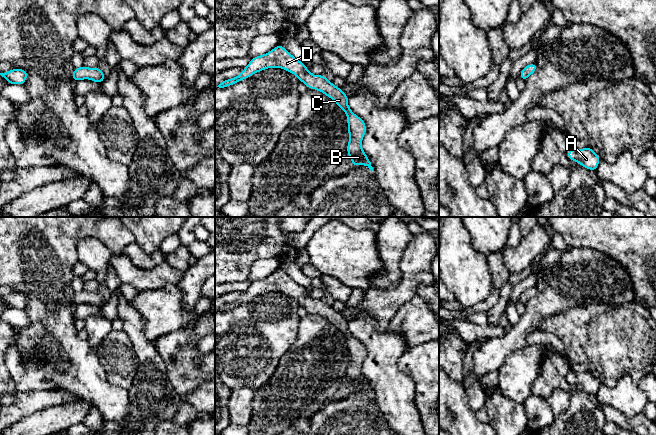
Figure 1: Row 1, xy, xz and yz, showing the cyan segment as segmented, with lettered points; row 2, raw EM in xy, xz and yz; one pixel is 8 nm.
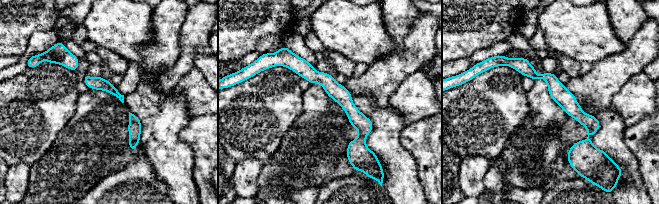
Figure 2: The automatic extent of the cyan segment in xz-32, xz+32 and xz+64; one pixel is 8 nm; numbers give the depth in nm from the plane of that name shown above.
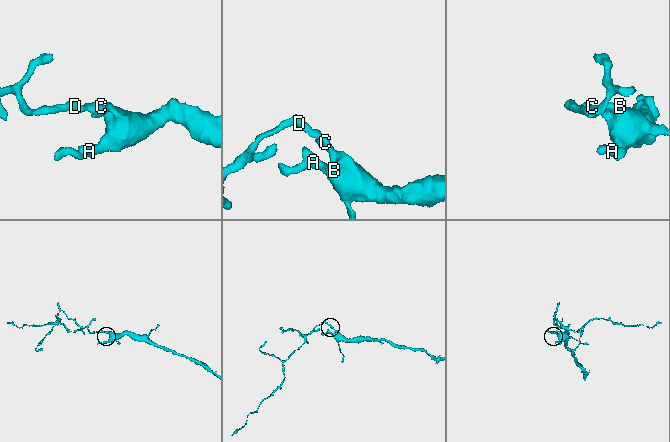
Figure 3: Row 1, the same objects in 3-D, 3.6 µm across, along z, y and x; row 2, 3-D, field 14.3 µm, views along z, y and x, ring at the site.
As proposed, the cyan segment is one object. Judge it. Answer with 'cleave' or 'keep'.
keep

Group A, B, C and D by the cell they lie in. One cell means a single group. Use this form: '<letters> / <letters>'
A B C D

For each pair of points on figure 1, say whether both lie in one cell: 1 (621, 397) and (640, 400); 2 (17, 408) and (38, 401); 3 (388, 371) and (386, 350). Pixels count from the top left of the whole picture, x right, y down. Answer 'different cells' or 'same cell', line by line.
1: same cell
2: same cell
3: same cell

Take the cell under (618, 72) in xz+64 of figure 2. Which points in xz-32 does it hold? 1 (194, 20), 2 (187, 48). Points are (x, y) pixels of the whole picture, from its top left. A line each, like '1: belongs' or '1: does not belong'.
1: belongs
2: belongs

